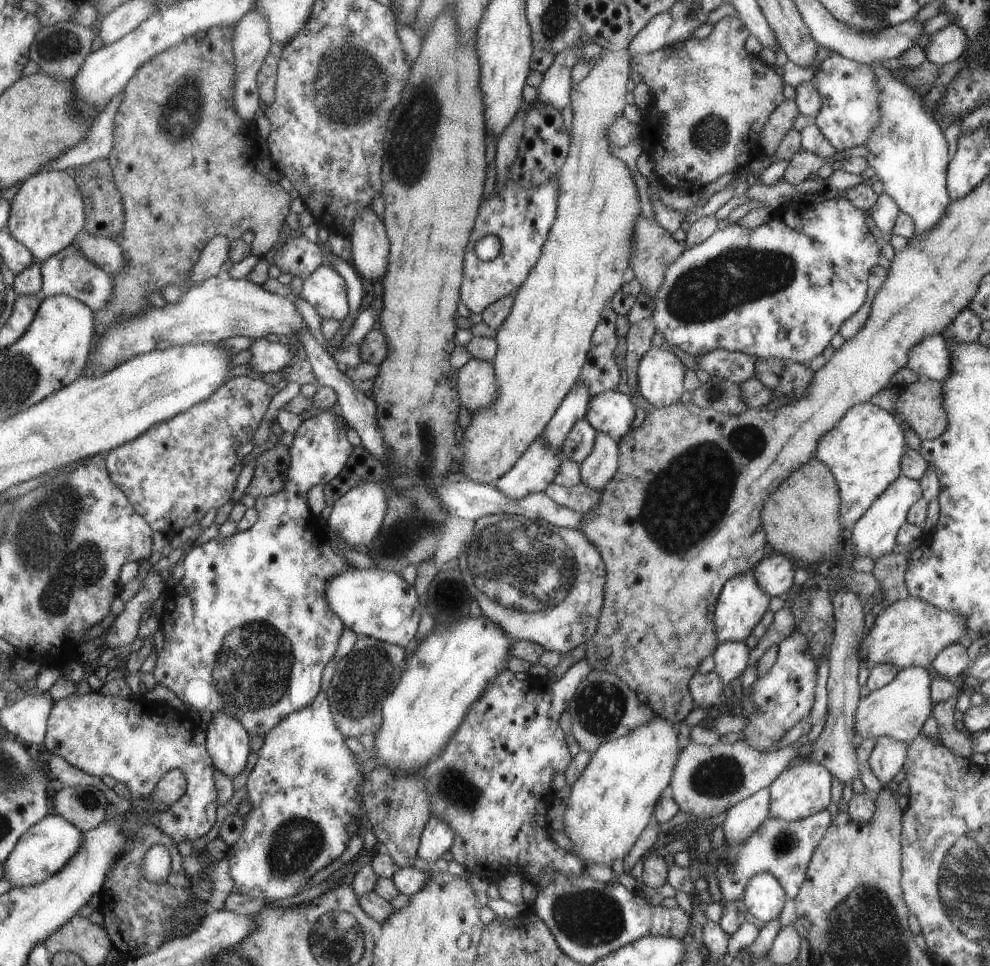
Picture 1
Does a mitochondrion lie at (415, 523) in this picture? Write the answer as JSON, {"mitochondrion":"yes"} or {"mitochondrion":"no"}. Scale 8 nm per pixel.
{"mitochondrion":"yes"}

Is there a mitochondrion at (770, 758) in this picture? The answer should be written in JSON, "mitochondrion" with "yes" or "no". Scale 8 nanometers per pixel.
{"mitochondrion":"no"}

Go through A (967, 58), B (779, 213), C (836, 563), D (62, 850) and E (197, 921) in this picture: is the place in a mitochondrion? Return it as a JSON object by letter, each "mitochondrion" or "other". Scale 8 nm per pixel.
{"A":"other","B":"other","C":"other","D":"other","E":"other"}

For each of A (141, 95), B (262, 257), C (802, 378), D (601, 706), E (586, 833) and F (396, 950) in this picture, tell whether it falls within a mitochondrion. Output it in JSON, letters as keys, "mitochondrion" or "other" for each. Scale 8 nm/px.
{"A":"mitochondrion","B":"other","C":"other","D":"mitochondrion","E":"other","F":"other"}

